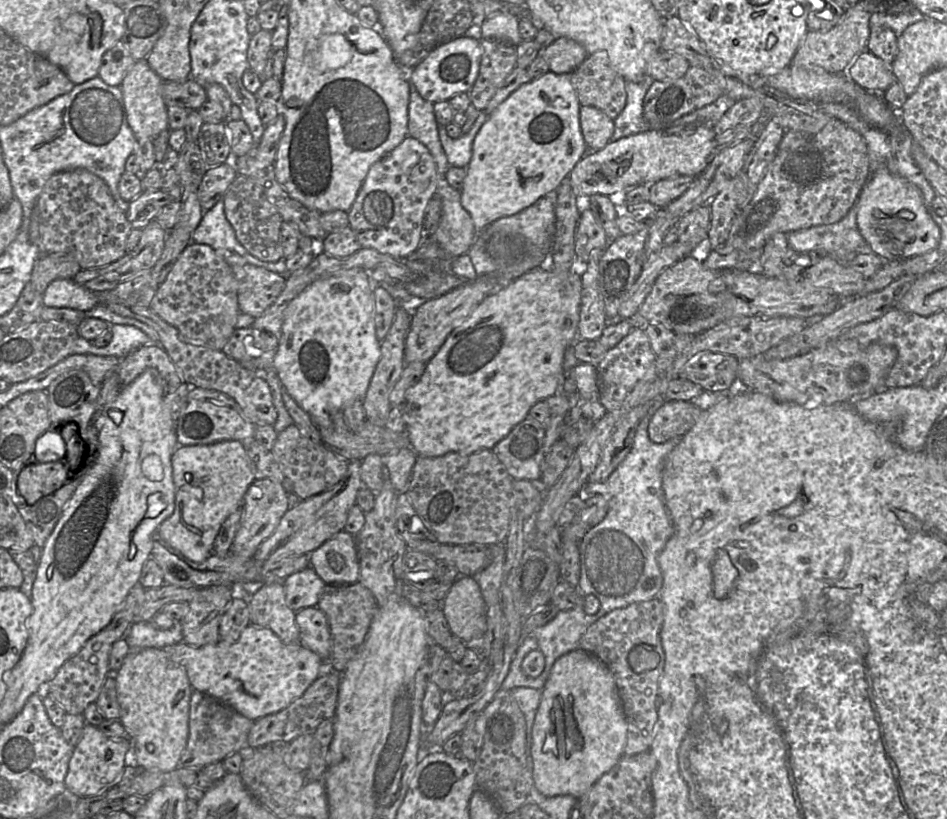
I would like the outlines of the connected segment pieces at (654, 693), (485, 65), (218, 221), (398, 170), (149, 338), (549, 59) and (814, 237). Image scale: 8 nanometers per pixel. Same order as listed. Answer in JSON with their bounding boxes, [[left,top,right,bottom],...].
[[578,597,665,756],[469,39,516,111],[191,199,288,275],[348,136,437,258],[72,303,159,358],[539,38,588,74],[788,204,868,255]]

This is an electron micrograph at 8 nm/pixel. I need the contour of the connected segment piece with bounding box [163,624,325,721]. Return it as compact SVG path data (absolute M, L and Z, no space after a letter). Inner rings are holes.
M249 624L233 643L226 643L220 639L216 644L194 647L180 642L165 646L163 650L173 662L185 667L193 690L214 697L252 721L287 708L325 672L325 662L321 657L303 647L301 643L286 645L272 630L258 628L252 624Z

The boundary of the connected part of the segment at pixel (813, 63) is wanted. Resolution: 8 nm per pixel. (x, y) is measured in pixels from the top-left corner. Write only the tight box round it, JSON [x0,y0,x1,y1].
[791,8,871,73]

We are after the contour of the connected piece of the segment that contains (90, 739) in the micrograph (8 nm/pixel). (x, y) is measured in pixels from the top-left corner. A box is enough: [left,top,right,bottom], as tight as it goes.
[66,723,132,797]

